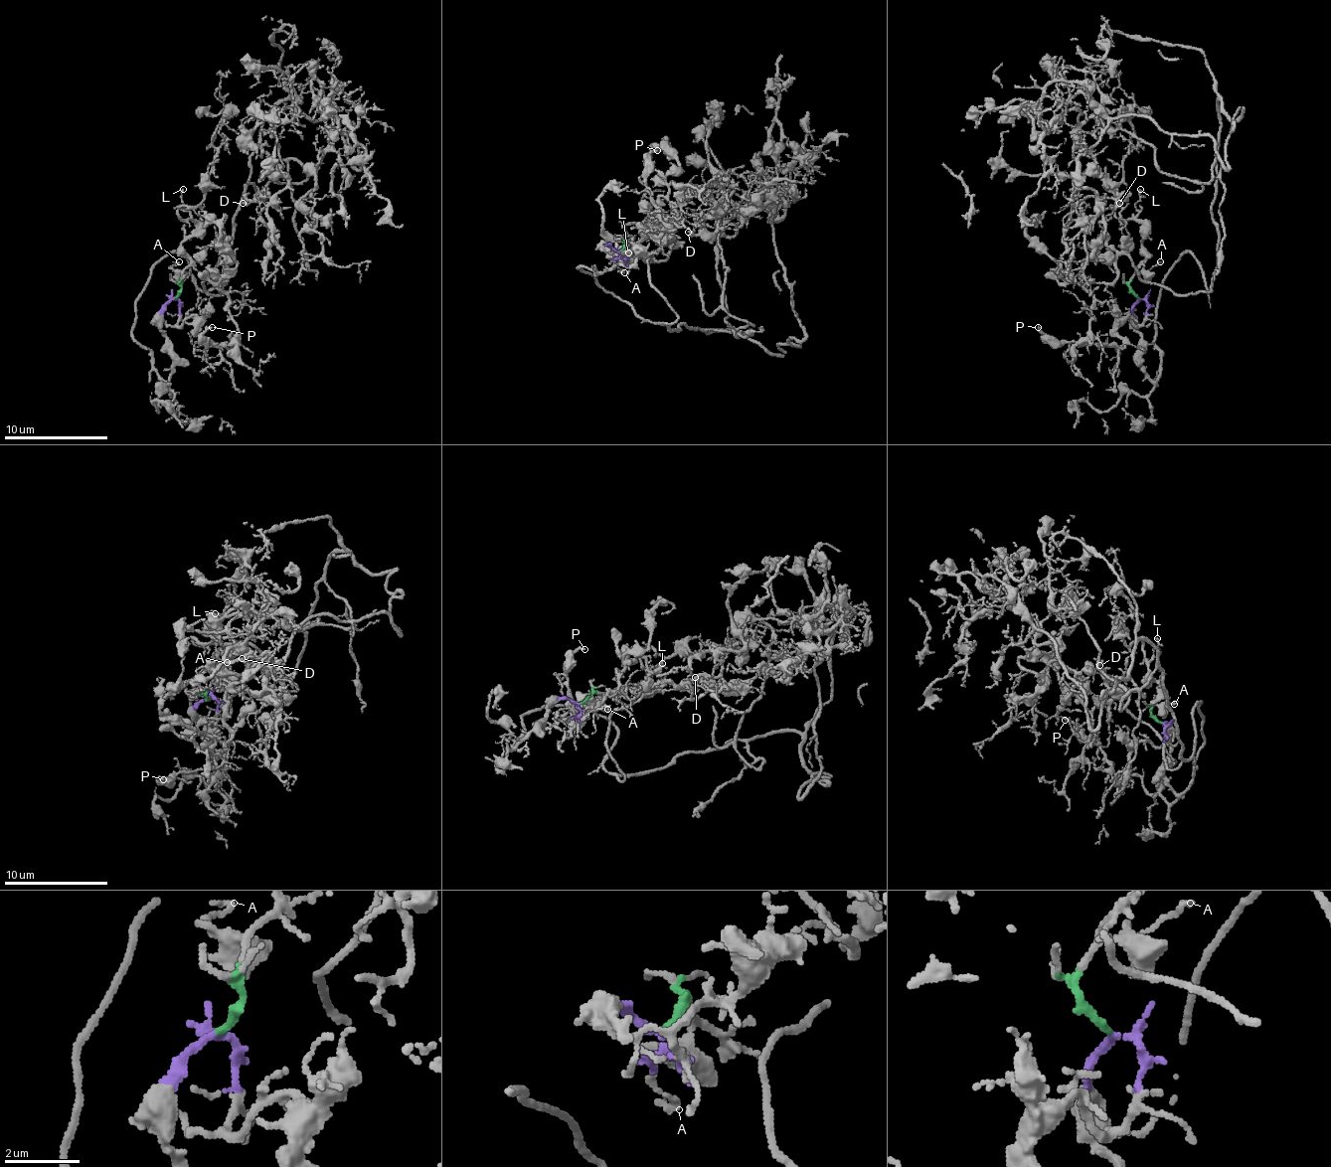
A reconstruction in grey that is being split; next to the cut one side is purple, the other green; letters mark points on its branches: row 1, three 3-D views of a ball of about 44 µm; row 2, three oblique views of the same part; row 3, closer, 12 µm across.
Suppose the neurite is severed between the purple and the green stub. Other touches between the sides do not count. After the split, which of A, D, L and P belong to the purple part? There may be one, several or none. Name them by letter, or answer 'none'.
D, P

